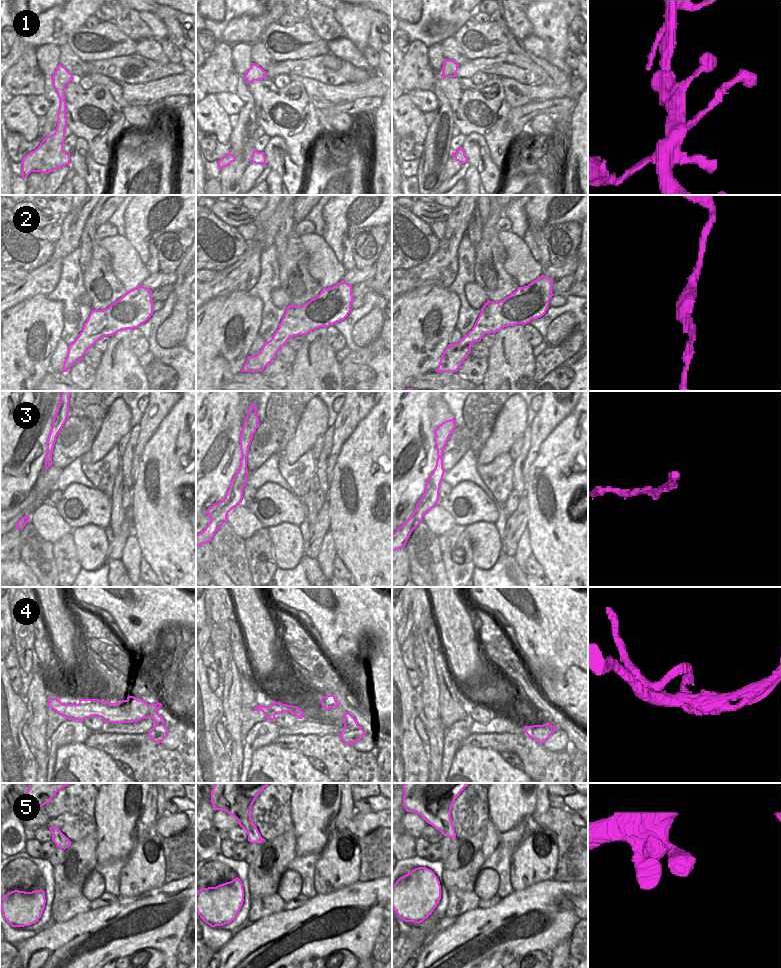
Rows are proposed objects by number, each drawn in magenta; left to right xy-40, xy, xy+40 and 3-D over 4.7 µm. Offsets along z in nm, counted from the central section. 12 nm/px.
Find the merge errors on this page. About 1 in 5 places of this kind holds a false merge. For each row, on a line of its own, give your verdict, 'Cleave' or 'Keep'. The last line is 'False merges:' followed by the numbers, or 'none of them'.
1: Keep
2: Keep
3: Keep
4: Keep
5: Keep
False merges: none of them

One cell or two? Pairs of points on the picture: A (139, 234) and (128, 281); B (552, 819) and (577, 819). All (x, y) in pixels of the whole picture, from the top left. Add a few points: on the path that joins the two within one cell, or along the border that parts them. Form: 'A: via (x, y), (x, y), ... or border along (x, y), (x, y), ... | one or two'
A: border along (124, 235), (144, 264) | two
B: via (558, 819), (571, 819) | one

